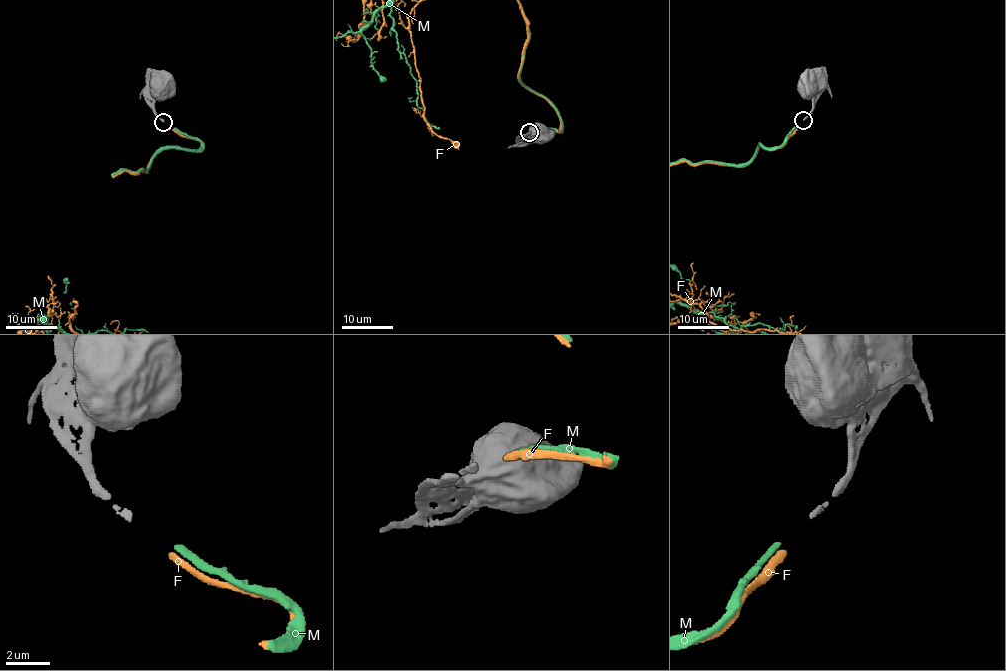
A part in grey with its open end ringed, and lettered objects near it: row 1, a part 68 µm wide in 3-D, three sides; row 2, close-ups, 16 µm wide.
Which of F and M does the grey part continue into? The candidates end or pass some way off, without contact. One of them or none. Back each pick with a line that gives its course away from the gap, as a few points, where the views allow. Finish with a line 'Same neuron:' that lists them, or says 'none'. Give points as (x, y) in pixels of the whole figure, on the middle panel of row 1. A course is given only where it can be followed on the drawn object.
Same neuron: M

